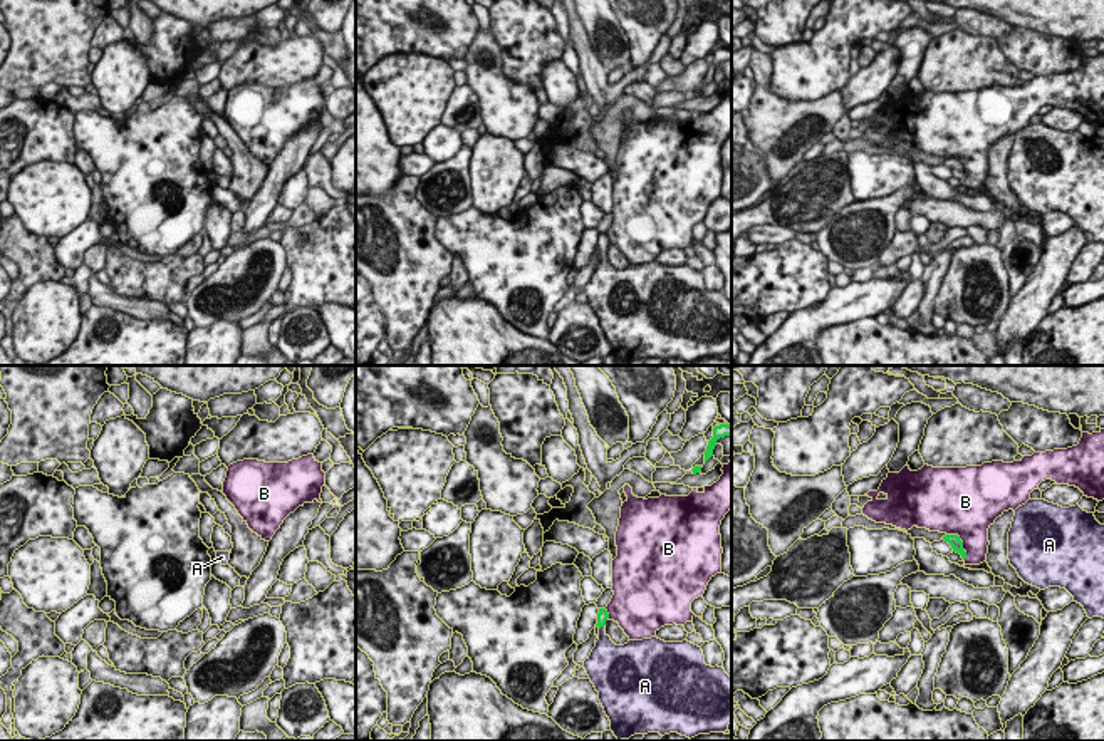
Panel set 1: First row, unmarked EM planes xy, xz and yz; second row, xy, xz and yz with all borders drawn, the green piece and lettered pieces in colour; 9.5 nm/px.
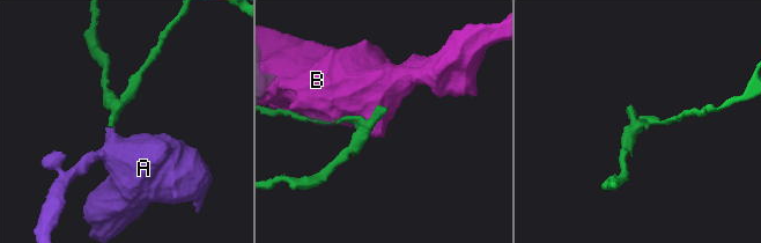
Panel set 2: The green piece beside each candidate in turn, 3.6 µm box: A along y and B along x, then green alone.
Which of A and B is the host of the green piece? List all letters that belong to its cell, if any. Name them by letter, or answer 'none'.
A

